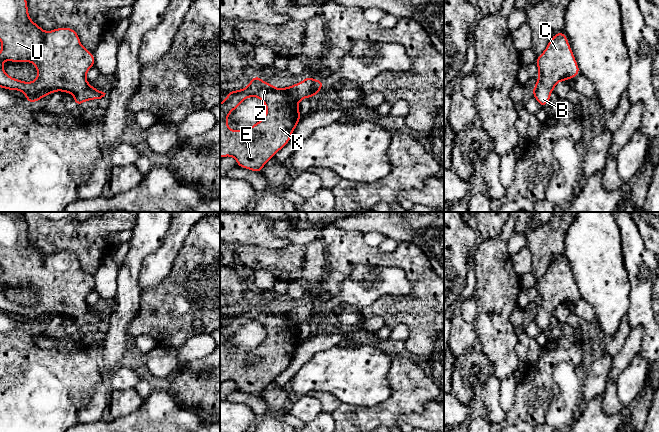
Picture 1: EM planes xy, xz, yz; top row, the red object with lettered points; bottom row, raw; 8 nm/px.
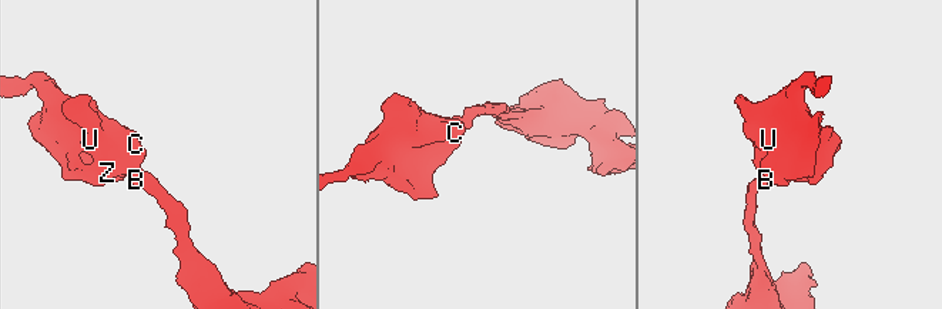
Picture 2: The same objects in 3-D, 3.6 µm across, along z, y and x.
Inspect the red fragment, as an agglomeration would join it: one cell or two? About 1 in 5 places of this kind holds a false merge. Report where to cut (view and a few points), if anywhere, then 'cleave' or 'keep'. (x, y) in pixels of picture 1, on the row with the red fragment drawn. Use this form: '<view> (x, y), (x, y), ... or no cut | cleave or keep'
no cut | keep

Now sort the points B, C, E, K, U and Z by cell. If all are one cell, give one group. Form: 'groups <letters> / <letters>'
groups B C E K U Z

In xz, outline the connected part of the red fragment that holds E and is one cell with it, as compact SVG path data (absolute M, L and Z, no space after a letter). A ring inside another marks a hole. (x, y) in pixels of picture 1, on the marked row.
M260 76L251 77L249 85L241 90L228 91L227 98L220 103L220 158L232 156L237 161L237 166L262 173L266 162L275 157L276 153L285 147L300 118L302 117L298 102L304 98L318 96L322 87L322 79L316 80L306 76L301 83L290 87L276 89L272 83L265 83ZM254 96L262 100L267 108L265 116L253 126L240 131L231 130L227 126L227 118L242 101Z

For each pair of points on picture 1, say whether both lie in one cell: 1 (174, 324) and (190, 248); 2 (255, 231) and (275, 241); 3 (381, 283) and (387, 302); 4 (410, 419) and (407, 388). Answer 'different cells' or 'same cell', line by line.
1: same cell
2: same cell
3: different cells
4: different cells

